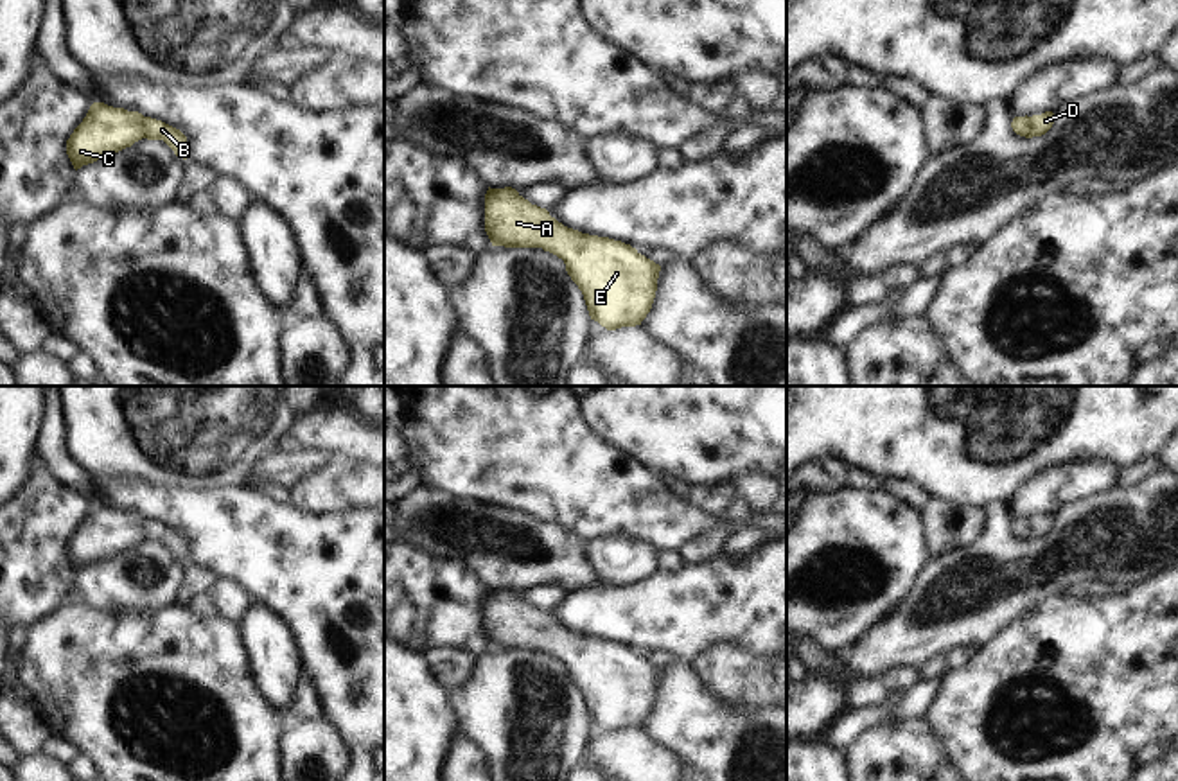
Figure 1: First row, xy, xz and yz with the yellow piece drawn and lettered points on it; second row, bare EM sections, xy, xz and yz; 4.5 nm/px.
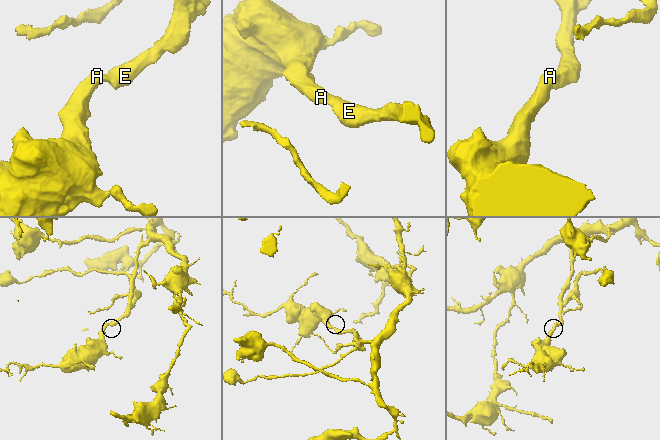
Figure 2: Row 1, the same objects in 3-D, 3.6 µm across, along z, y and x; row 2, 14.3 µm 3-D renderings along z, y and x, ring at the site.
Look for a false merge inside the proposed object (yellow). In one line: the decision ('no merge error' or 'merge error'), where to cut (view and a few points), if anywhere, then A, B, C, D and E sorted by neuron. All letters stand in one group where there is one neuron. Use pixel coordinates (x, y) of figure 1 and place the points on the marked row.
no merge error | no cut | A B C D E

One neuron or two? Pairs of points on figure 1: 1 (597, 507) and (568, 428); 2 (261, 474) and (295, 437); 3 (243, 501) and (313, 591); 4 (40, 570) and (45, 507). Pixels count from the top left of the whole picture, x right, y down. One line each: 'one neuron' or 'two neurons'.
1: one neuron
2: two neurons
3: one neuron
4: one neuron

